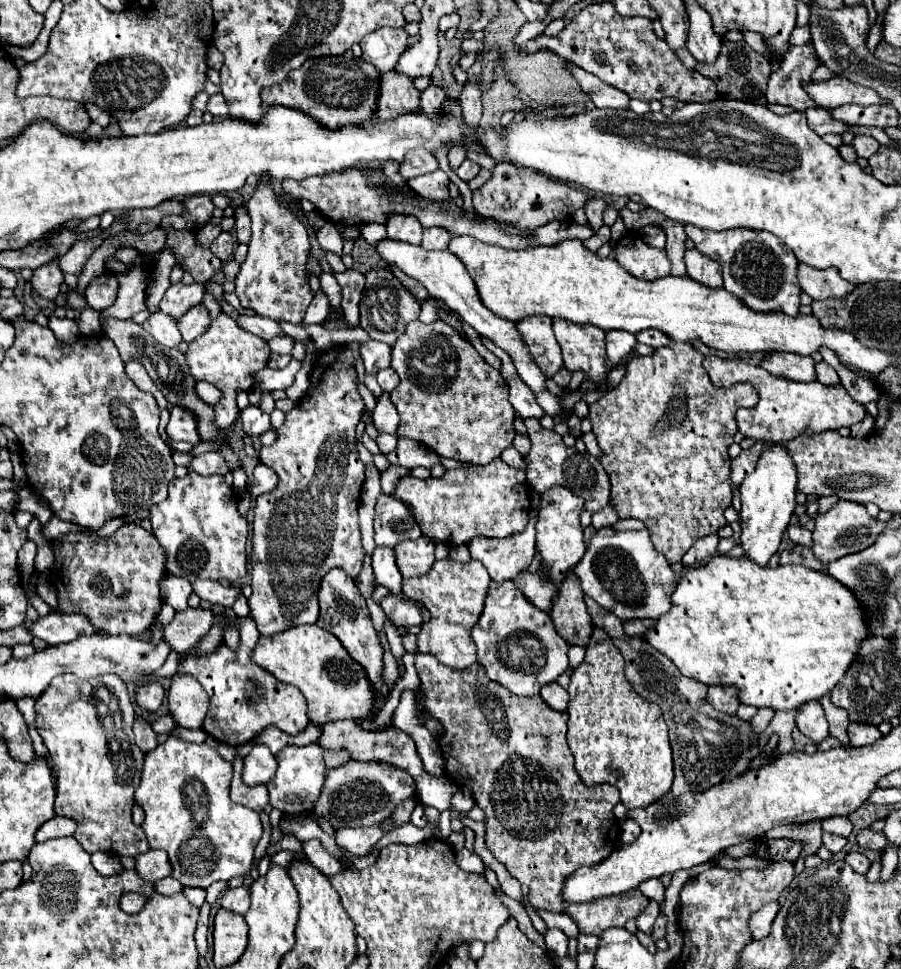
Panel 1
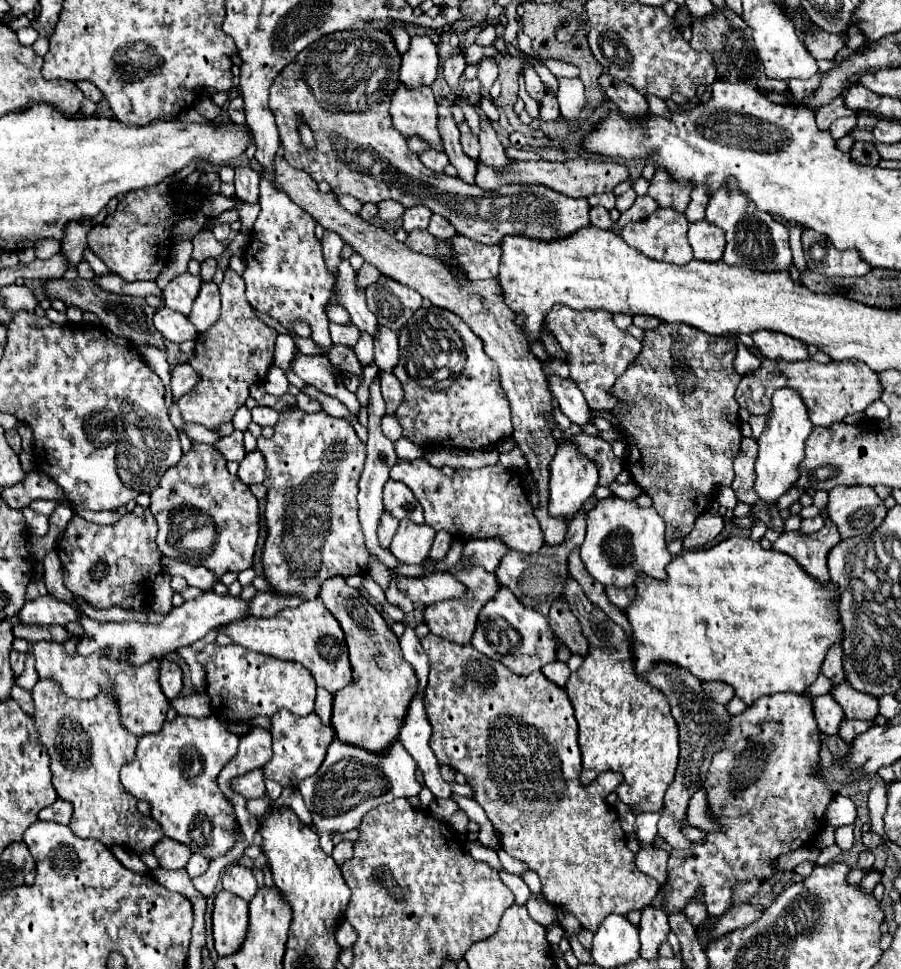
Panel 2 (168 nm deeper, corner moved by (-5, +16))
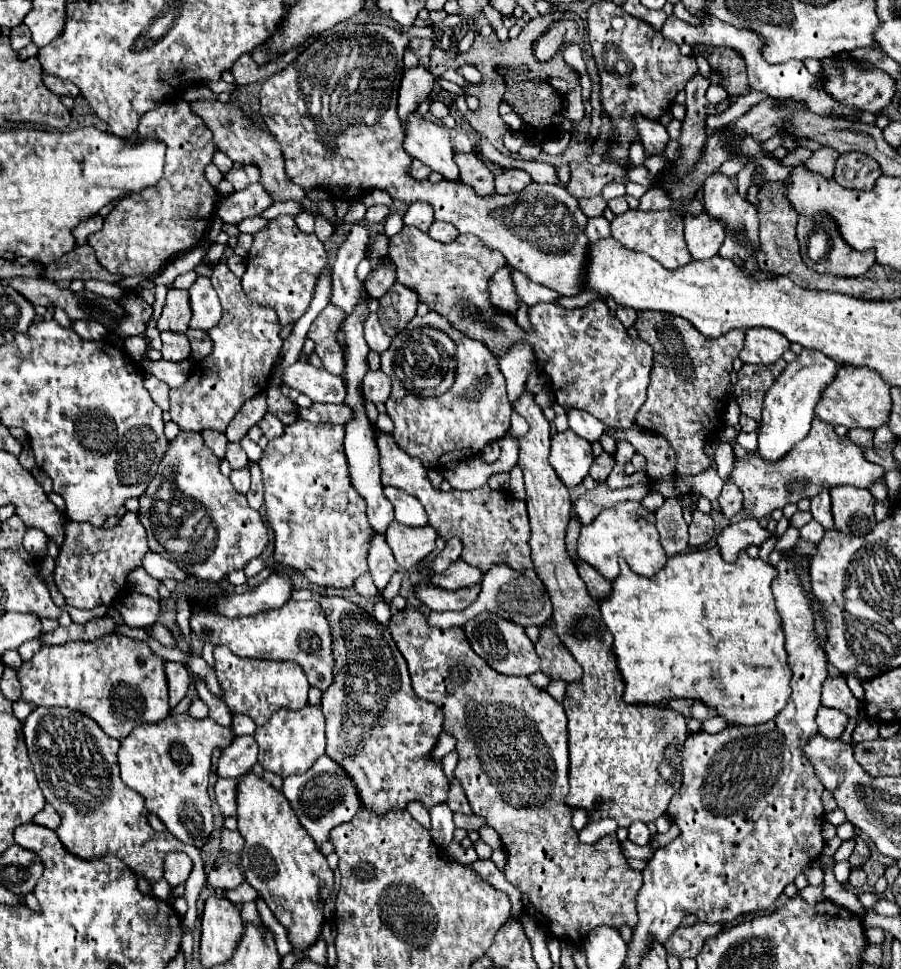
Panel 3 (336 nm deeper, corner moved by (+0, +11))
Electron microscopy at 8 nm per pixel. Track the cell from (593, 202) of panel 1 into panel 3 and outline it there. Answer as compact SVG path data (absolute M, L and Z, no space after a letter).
M592 217L586 223L586 237L590 241L598 241L602 237L610 235L610 223L604 217Z

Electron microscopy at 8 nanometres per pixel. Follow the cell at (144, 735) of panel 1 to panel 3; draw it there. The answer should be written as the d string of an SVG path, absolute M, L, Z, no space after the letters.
M102 635L94 641L68 641L66 645L42 647L28 663L18 669L18 679L22 683L22 699L34 701L42 707L70 707L88 717L92 717L108 737L118 741L126 739L134 727L142 723L164 721L170 713L168 687L164 675L164 661L152 653L144 641L134 641L122 635Z

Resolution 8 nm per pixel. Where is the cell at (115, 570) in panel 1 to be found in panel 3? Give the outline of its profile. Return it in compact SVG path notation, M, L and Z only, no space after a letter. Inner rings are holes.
M126 513L112 529L68 521L62 547L64 549L60 549L56 559L54 579L64 593L66 603L76 609L94 609L98 605L112 607L120 591L124 593L128 587L130 571L142 567L142 559L148 553L146 529L136 513ZM98 595L102 595L102 599L96 599Z

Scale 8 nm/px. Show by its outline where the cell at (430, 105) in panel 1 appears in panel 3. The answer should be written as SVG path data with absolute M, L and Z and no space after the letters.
M454 153L454 163L460 169L462 183L474 187L478 195L494 195L494 173L480 159L468 159L464 153Z

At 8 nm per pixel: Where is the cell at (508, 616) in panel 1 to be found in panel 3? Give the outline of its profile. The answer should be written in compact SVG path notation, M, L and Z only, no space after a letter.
M484 611L464 625L464 633L466 633L474 653L478 657L482 657L494 671L504 673L504 675L526 675L526 677L538 671L540 657L522 625L502 619L490 611Z

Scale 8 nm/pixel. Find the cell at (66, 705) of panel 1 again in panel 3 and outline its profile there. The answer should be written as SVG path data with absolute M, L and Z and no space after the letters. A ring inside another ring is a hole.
M36 707L24 721L22 731L24 731L28 755L34 765L40 789L42 789L46 801L62 817L62 823L56 829L56 833L62 839L64 847L82 859L114 855L114 857L122 859L130 869L142 873L150 883L162 879L162 857L168 851L178 851L178 849L172 847L172 841L168 841L168 837L164 837L164 833L160 833L160 837L158 837L158 833L146 821L148 811L142 805L142 797L138 797L138 793L134 793L120 781L118 761L116 761L120 741L110 739L100 729L100 725L96 721L92 721L84 713L78 713L68 707ZM150 857L158 857L156 861L160 861L160 869L150 863Z

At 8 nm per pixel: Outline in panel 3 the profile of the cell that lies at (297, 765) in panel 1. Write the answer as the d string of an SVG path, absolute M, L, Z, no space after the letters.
M306 705L302 711L276 711L266 725L256 727L254 737L260 745L258 763L264 767L264 771L272 771L282 779L290 775L304 775L326 749L324 717L322 711L314 709L312 705Z

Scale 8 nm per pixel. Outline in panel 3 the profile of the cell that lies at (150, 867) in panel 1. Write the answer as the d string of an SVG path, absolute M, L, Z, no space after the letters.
M170 851L166 857L164 857L164 879L176 887L180 885L182 881L188 879L192 871L192 861L186 853L182 851Z

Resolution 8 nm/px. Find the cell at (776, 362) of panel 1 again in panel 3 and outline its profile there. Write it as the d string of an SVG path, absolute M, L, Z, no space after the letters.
M748 329L740 359L752 365L770 365L778 361L784 351L790 349L790 341L772 329Z

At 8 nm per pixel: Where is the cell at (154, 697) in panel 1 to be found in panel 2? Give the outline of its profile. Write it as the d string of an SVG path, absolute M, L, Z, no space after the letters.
M163 660L161 664L161 688L163 688L163 694L173 700L181 694L183 690L183 672L181 672L181 666L171 662L171 660Z

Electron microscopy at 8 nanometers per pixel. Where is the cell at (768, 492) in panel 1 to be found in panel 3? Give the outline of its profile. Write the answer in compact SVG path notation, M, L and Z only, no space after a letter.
M804 349L798 361L788 363L786 371L776 379L776 383L766 391L762 405L762 421L758 433L758 455L768 461L780 461L790 449L810 433L810 423L814 419L814 403L818 403L820 391L834 379L838 363L824 357L814 349Z

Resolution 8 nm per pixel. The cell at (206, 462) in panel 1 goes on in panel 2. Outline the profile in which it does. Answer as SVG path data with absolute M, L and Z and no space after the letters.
M235 430L231 436L221 438L215 448L225 456L225 460L235 460L241 462L245 458L245 448L243 448L243 432Z

